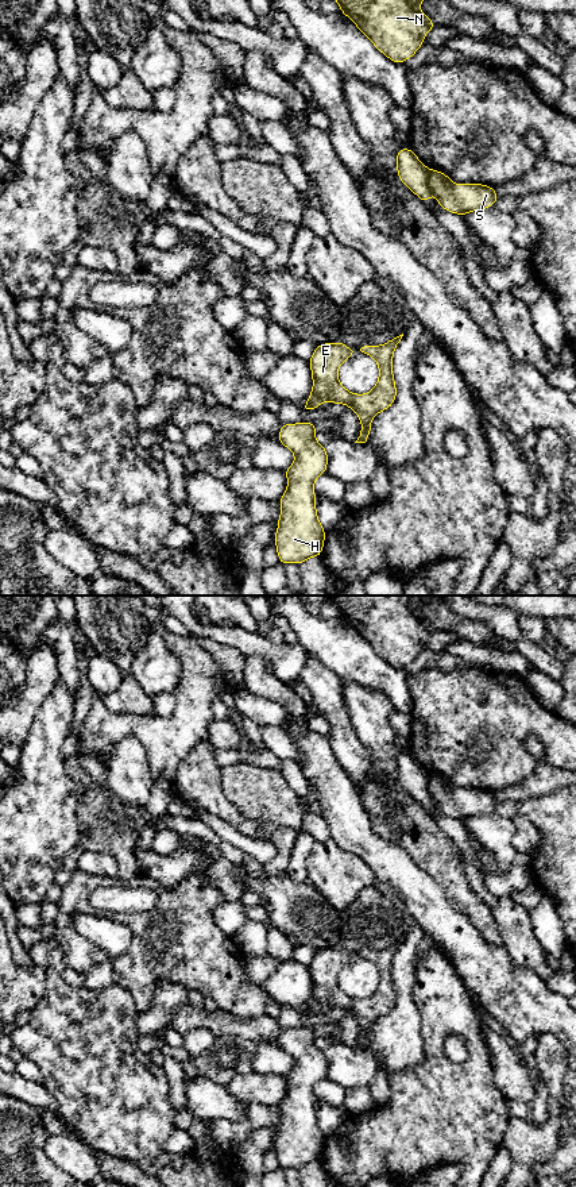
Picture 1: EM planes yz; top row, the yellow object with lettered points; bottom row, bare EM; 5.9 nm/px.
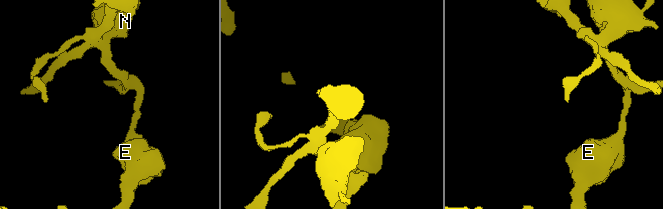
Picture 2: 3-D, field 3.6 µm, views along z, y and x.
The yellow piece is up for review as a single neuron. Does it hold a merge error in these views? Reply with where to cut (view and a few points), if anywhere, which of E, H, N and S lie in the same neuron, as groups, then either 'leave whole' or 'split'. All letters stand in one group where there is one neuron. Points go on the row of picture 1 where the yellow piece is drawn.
cut yz (426, 168), (426, 188), (430, 192); groups E H S / N; split

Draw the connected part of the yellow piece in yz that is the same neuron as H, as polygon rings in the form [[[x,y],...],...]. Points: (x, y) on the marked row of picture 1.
[[[316,423],[282,424],[278,440],[294,454],[295,459],[285,470],[287,487],[279,500],[281,516],[274,539],[281,563],[301,564],[310,558],[320,556],[325,542],[325,529],[316,510],[314,481],[326,473],[328,454],[325,447],[316,440]]]

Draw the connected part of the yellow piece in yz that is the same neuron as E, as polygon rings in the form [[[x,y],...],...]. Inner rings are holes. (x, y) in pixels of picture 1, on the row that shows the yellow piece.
[[[403,334],[390,339],[382,346],[364,344],[351,350],[343,342],[316,346],[308,361],[312,369],[313,388],[302,411],[313,411],[325,401],[345,404],[355,411],[362,423],[362,432],[355,443],[366,443],[371,432],[372,419],[382,411],[388,409],[397,397],[397,386],[393,374],[393,355]],[[355,352],[372,357],[379,367],[379,379],[372,390],[355,394],[347,390],[339,381],[339,367]]]

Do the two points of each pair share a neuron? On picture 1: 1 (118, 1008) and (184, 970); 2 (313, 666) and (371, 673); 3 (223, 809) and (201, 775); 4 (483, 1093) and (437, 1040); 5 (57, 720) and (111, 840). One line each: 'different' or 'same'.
1: different
2: different
3: same
4: same
5: different

